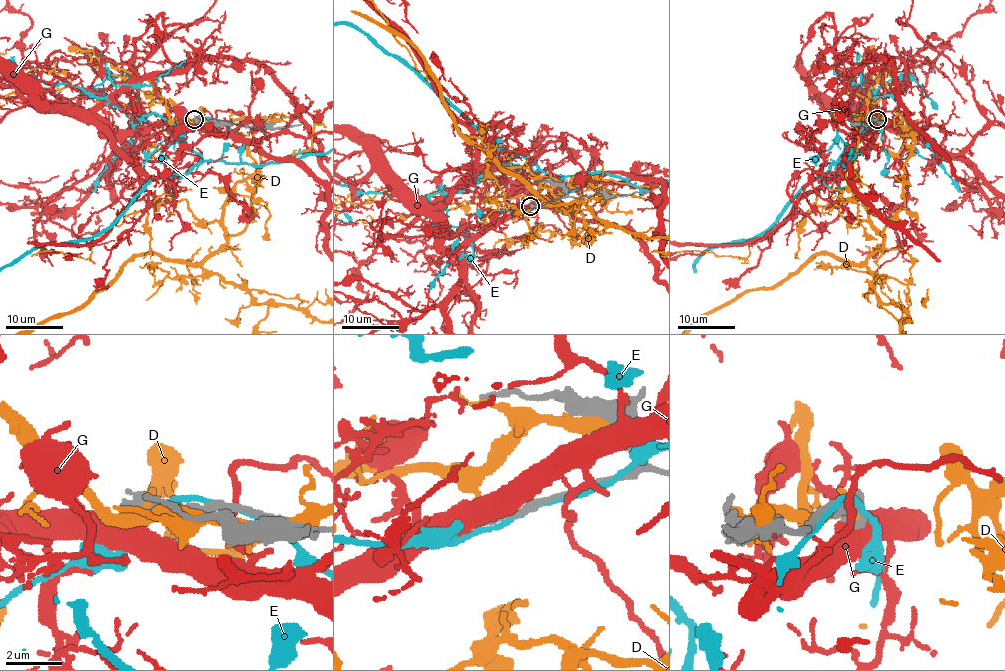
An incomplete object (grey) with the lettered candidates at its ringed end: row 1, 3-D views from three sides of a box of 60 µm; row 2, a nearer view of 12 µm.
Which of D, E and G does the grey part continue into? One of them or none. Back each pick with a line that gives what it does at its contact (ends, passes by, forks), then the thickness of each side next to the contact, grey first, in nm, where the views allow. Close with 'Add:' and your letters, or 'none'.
Add: none

